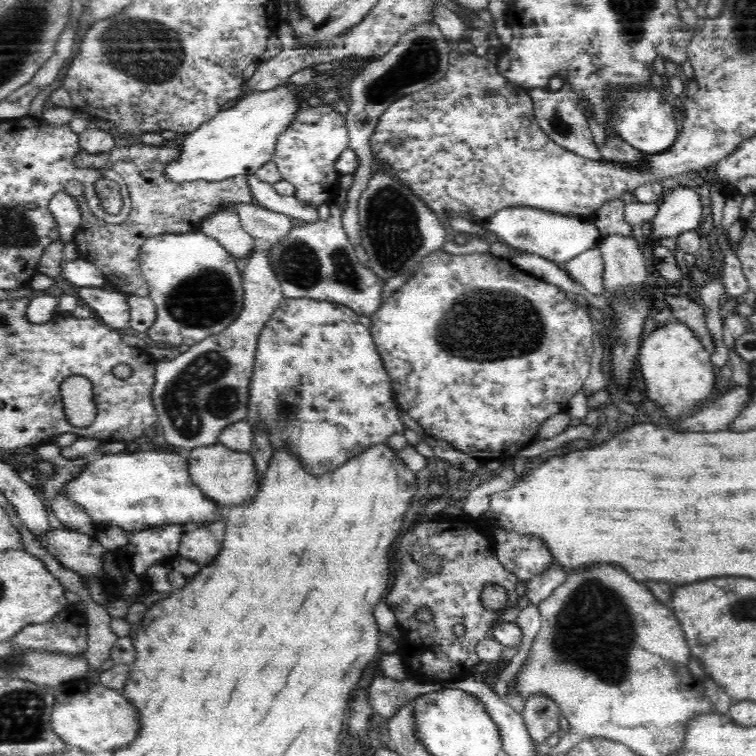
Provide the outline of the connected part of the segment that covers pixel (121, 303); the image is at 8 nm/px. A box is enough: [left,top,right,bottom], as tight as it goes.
[77,287,131,329]

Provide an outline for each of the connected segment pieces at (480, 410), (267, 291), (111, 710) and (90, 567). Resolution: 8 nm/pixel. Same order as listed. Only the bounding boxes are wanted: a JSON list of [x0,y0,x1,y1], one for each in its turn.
[[369,249,596,458],[152,248,283,452],[51,685,138,754],[35,529,105,575]]

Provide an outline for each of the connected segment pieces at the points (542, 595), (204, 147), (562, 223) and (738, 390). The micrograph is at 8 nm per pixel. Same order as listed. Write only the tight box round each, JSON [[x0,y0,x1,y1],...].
[[525,560,568,606],[165,73,338,182],[480,206,602,266],[680,385,750,432]]

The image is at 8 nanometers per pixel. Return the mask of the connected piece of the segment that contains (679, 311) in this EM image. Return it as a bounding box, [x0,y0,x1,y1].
[664,295,714,354]

